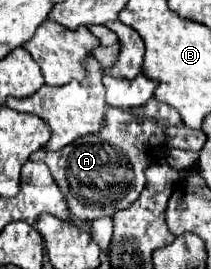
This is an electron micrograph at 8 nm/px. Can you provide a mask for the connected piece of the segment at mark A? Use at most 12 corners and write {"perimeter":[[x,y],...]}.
{"perimeter":[[155,97],[31,161],[81,221],[131,207],[181,115]]}

